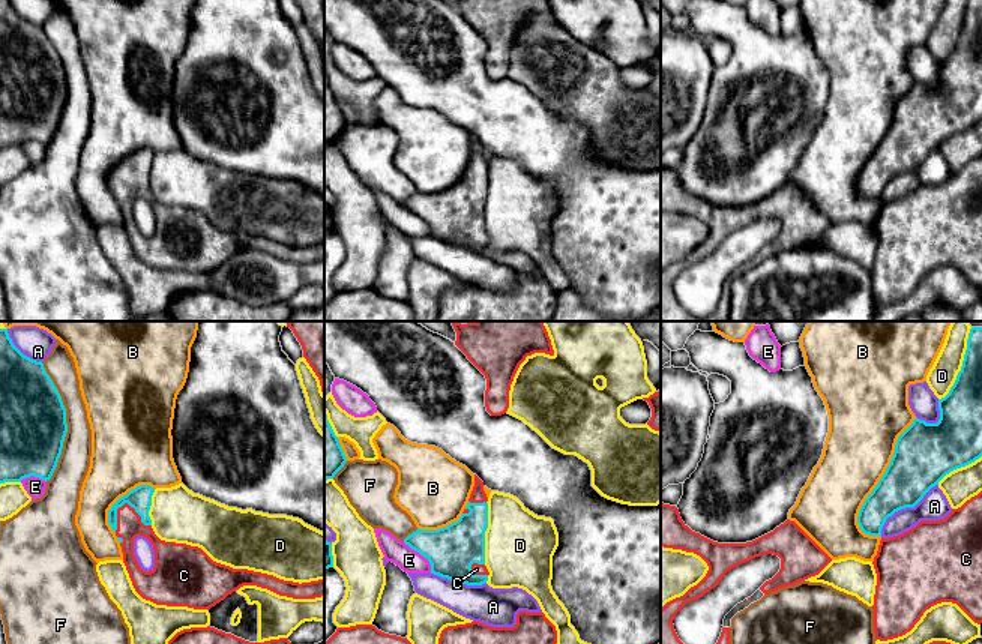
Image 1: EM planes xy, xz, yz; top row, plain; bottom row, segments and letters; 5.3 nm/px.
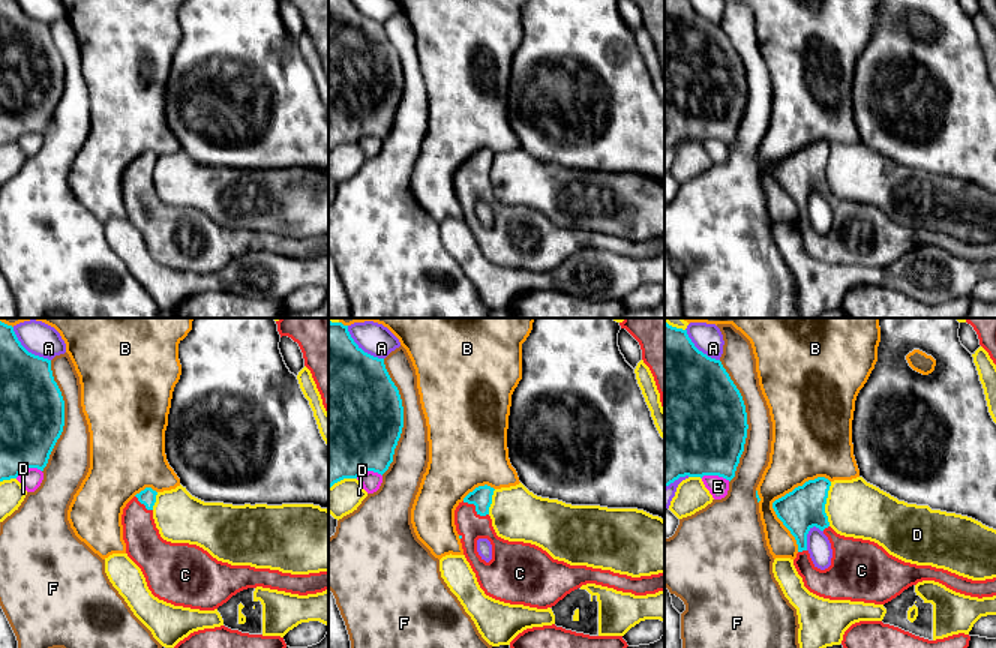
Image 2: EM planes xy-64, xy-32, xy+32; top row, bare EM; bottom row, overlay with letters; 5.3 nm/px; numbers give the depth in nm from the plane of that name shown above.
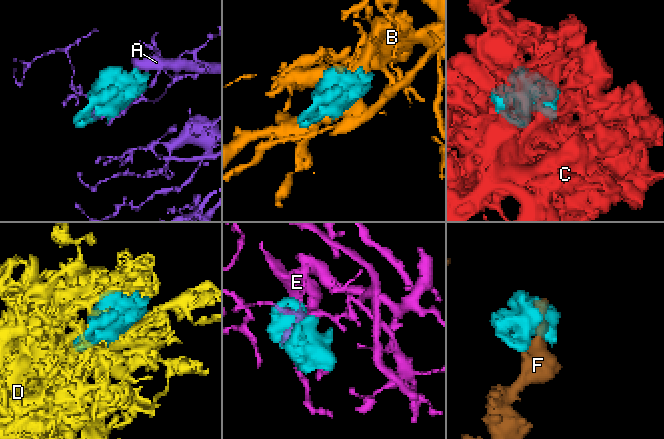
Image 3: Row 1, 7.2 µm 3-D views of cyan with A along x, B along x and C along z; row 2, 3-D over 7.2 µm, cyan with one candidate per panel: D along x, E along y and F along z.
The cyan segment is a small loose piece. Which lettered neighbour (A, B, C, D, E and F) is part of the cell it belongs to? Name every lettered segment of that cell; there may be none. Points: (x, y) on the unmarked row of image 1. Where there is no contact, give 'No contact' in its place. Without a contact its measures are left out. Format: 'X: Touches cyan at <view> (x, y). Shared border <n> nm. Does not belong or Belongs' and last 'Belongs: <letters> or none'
A: Touches cyan at yz (904, 171). Shared border 420 nm. Does not belong
B: Touches cyan at yz (882, 140). Shared border 700 nm. Does not belong
C: Touches cyan at xy (135, 174). Shared border 220 nm. Belongs
D: Touches cyan at yz (961, 33). Shared border 380 nm. Does not belong
E: Touches cyan at xz (421, 218). Shared border 220 nm. Does not belong
F: Touches cyan at xy (65, 86). Shared border 650 nm. Does not belong
Belongs: C

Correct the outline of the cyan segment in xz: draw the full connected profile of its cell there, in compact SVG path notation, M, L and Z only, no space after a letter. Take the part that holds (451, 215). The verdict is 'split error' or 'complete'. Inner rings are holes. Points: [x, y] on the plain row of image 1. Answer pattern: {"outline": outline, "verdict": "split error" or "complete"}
{"outline": "M474 138L473 155L458 185L438 194L417 192L404 207L429 225L431 237L467 249L485 248L489 239L485 230L486 165L483 146Z", "verdict": "split error"}

